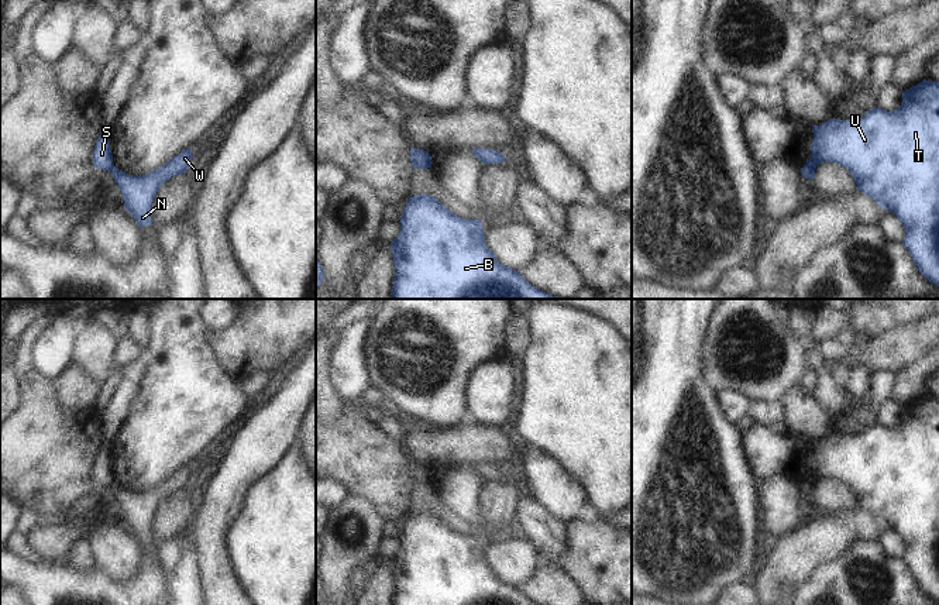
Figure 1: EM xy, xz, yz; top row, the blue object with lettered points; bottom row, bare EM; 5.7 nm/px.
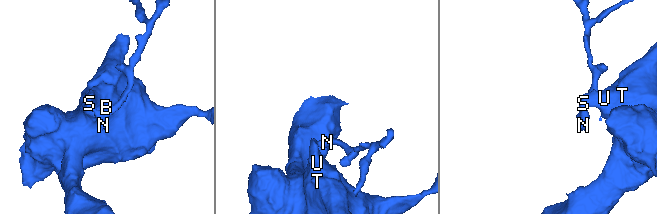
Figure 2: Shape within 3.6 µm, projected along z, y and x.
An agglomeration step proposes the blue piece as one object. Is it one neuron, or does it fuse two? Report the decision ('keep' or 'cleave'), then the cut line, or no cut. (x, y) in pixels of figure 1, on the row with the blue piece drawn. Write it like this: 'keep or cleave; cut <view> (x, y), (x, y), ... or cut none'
cleave; cut yz (804, 165), (814, 169)

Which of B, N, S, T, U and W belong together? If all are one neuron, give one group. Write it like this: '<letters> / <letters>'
B S T U / N W

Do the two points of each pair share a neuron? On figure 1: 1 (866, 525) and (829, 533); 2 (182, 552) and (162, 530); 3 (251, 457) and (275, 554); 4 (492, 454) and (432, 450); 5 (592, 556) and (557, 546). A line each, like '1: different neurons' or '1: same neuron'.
1: same neuron
2: different neurons
3: different neurons
4: same neuron
5: different neurons

